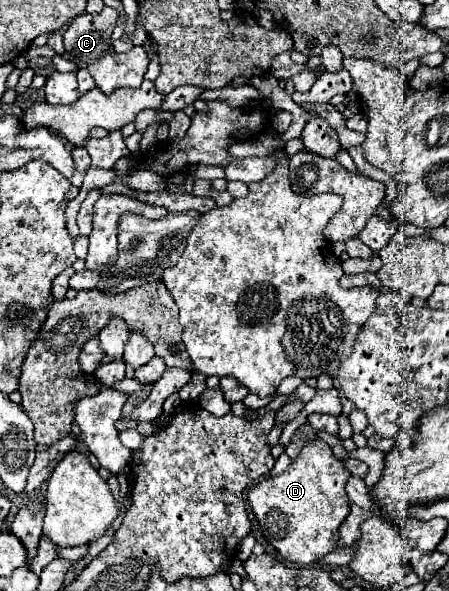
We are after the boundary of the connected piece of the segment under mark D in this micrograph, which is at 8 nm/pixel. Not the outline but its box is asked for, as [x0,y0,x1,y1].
[248,439,350,563]

